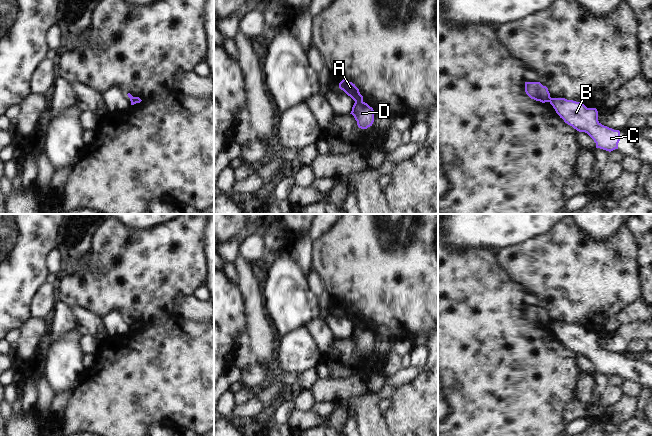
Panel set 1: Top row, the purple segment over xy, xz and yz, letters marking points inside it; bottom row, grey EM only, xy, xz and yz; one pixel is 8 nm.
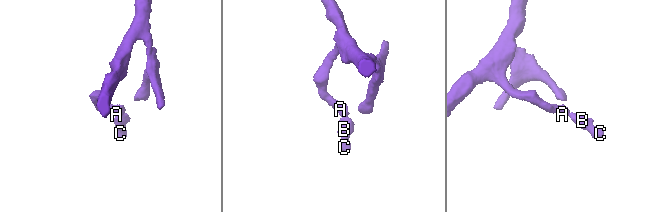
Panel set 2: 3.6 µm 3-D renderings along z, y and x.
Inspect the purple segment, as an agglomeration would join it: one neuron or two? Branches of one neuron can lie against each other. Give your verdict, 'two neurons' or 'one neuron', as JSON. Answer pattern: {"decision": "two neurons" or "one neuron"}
{"decision": "two neurons"}

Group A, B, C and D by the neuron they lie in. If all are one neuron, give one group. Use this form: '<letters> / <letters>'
A / B C D

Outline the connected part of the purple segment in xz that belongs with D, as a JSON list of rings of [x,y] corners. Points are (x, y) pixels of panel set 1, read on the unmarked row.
[[[355,326],[351,337],[361,353],[367,353],[374,346],[374,334],[365,326]]]

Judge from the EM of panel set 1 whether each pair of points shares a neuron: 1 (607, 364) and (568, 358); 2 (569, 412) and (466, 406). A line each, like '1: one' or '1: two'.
1: two
2: two

